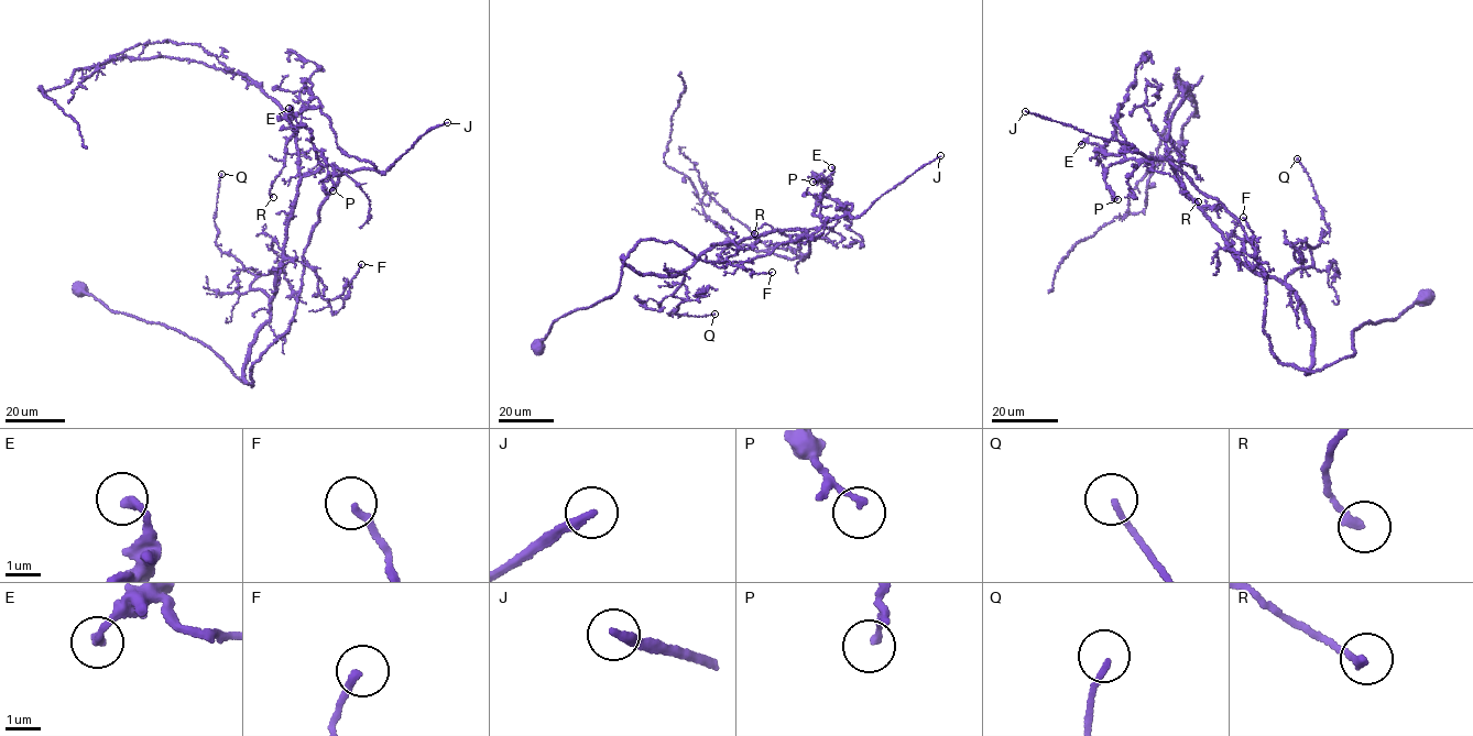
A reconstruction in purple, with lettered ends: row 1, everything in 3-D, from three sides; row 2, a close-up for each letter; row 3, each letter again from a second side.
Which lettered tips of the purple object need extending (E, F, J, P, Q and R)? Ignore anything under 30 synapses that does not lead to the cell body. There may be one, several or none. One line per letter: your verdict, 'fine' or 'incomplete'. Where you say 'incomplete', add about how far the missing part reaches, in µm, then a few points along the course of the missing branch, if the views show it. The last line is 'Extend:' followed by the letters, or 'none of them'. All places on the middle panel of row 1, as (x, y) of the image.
E: fine
F: fine
J: incomplete; about 180 µm are missing
P: fine
Q: fine
R: fine
Extend: J

